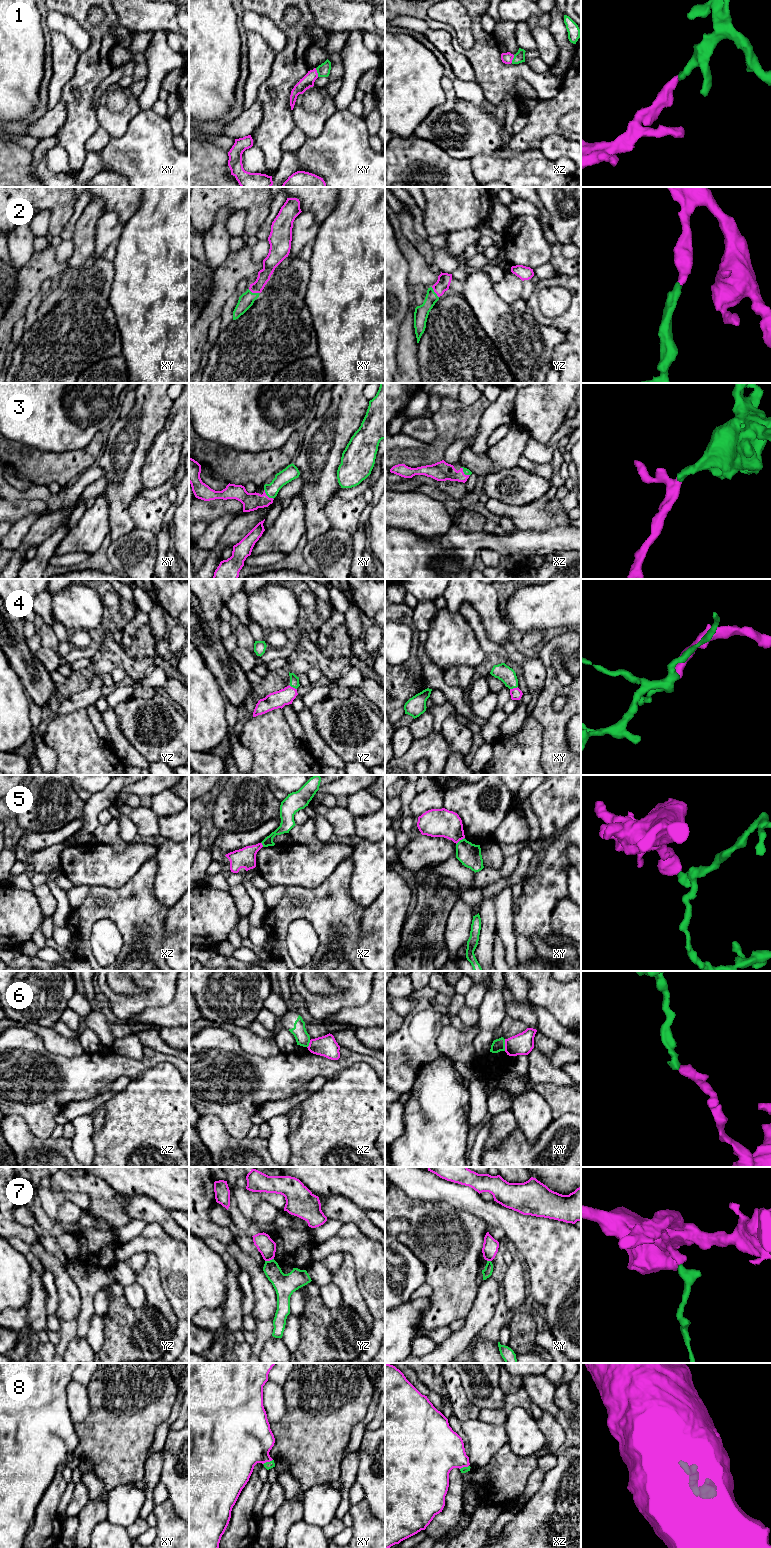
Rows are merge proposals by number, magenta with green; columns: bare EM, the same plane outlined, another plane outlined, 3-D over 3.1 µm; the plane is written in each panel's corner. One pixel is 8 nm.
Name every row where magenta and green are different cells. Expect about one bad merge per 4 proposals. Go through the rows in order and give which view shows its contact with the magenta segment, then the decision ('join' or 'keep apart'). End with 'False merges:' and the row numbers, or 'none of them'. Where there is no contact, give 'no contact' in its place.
1: contact in xy; join
2: contact in xy; join
3: contact in xy; join
4: contact in yz; join
5: contact in xy; keep apart
6: contact in xy; keep apart
7: contact in yz; keep apart
8: contact in xy; join
False merges: 5, 6, 7

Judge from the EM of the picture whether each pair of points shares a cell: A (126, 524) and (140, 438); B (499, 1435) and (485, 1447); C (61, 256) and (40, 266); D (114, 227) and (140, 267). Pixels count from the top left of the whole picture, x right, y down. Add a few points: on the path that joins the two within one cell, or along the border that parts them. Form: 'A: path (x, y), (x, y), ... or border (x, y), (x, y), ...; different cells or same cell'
A: path (122, 502), (122, 459); same cell
B: path (495, 1436), (488, 1443); same cell
C: border (55, 247), (55, 259), (58, 262), (66, 261); different cells
D: border (124, 224), (122, 233), (116, 243); different cells

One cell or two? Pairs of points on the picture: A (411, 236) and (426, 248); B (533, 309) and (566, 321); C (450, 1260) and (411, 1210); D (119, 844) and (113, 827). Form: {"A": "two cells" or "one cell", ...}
{"A": "one cell", "B": "one cell", "C": "one cell", "D": "one cell"}

